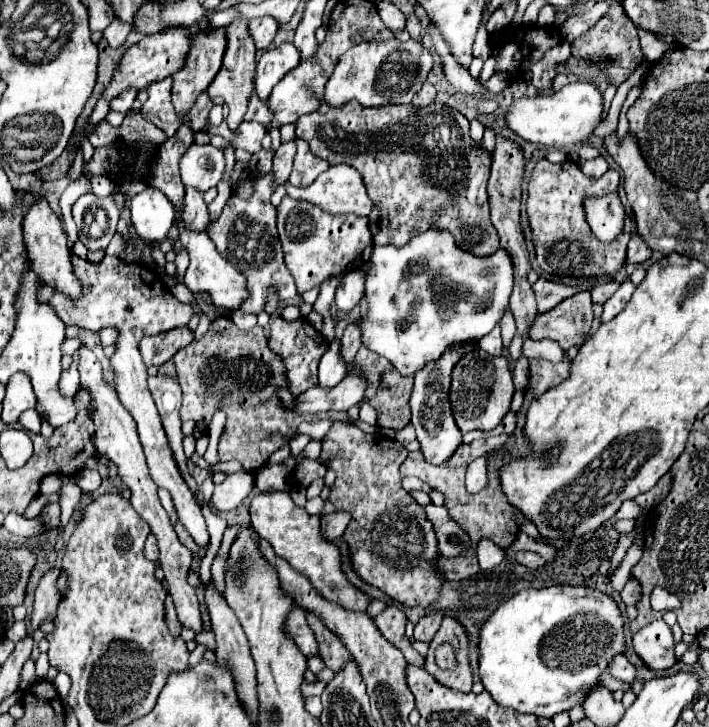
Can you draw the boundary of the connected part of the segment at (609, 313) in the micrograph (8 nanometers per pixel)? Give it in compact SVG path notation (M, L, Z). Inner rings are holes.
M624 280L622 286L606 300L604 304L604 312L602 312L602 322L608 322L612 320L616 314L620 314L624 310L624 306L628 304L632 292L636 290L636 286L632 284L632 280Z

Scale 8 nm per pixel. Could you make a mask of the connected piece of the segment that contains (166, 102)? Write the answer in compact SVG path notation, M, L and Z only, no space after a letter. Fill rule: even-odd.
M168 76L164 80L152 82L148 86L148 96L150 98L142 106L144 118L162 128L166 136L174 136L174 132L180 126L180 118L176 116L172 106L172 78Z

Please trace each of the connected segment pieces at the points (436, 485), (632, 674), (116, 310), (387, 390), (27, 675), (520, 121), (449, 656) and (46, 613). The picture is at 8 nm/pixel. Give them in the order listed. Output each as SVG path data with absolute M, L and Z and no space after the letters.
M474 440L472 444L462 444L456 454L452 454L452 458L440 466L434 466L434 464L428 464L422 456L420 450L416 452L410 452L408 458L402 462L400 466L400 476L416 476L424 482L428 482L434 490L442 492L446 496L446 506L452 514L452 518L456 518L456 522L460 522L460 526L464 526L464 530L468 530L472 542L476 544L480 538L490 538L494 540L496 546L500 548L506 548L520 532L520 524L516 522L516 516L522 514L516 506L512 506L504 492L502 492L502 484L500 484L500 476L496 472L496 462L498 460L492 460L492 470L490 470L490 486L478 494L470 494L466 490L466 484L464 484L464 476L466 476L466 468L472 460L476 460L478 456L484 456L488 454L488 442L490 440Z
M620 656L612 664L612 676L618 678L618 680L624 680L624 682L634 682L634 678L636 678L636 666L630 664L626 656Z
M76 254L70 256L74 266L74 276L82 284L82 296L80 298L68 298L66 294L54 294L50 298L56 314L66 322L66 326L76 324L80 328L88 330L100 330L100 328L116 328L118 340L116 340L116 352L112 354L110 362L114 368L114 384L120 402L124 408L132 414L134 422L138 424L140 442L146 454L146 462L150 468L150 476L158 488L166 488L172 494L176 512L184 528L190 532L190 536L196 540L196 544L202 550L208 550L210 546L210 534L206 528L206 520L202 516L200 506L194 500L192 490L188 488L186 480L182 478L180 468L176 466L174 454L170 450L168 438L164 434L154 398L146 386L146 366L138 354L138 342L144 336L160 334L178 326L186 326L192 316L192 306L180 304L168 290L168 286L158 278L156 272L152 272L146 266L140 264L126 264L116 256L106 256L100 264L92 264L88 260L78 258Z
M398 370L384 372L384 380L380 382L378 394L368 400L378 412L378 426L402 430L410 422L410 392L410 376L402 376Z
M30 658L24 668L22 668L22 680L20 680L20 690L26 690L32 682L36 680L36 668L34 668L34 660Z
M578 82L578 84L566 84L554 94L522 98L514 102L508 110L506 122L524 140L554 148L570 148L588 142L588 138L594 134L594 128L602 122L602 112L604 112L602 92L592 84Z
M449 643L440 645L435 651L435 660L442 669L453 669L456 666L455 651Z
M50 570L48 574L42 576L40 586L36 588L36 600L34 600L34 612L32 612L32 632L40 628L40 624L44 622L54 622L56 618L56 610L58 610L58 602L60 602L60 594L56 588L56 578L58 578L60 570Z

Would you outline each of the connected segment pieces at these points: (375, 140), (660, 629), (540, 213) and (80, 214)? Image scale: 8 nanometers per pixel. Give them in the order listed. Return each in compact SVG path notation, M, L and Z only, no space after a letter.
M322 102L320 110L302 116L296 122L296 138L308 140L312 152L330 162L330 166L350 164L362 174L368 196L372 198L374 206L380 212L378 234L374 236L376 246L382 244L404 246L408 242L408 208L424 208L426 218L434 220L436 228L448 230L456 238L456 244L460 248L476 256L488 256L500 248L498 232L490 222L490 208L486 194L492 156L486 148L480 148L472 142L470 122L458 110L440 102L432 102L424 108L412 104L362 108L360 104L350 102L340 110L332 110L326 102Z
M656 620L635 633L632 644L636 654L654 670L676 664L672 628L664 620Z
M546 158L538 161L528 186L528 216L532 228L532 242L536 246L536 258L544 272L558 276L604 276L614 274L624 264L630 230L626 230L616 242L604 244L594 238L588 224L582 224L586 222L584 200L588 196L618 192L618 184L620 174L616 170L608 170L602 178L596 180L584 176L578 164L565 162L564 166L561 166Z
M84 194L74 202L72 216L78 226L78 238L86 248L100 250L110 244L118 224L118 208L112 198Z

